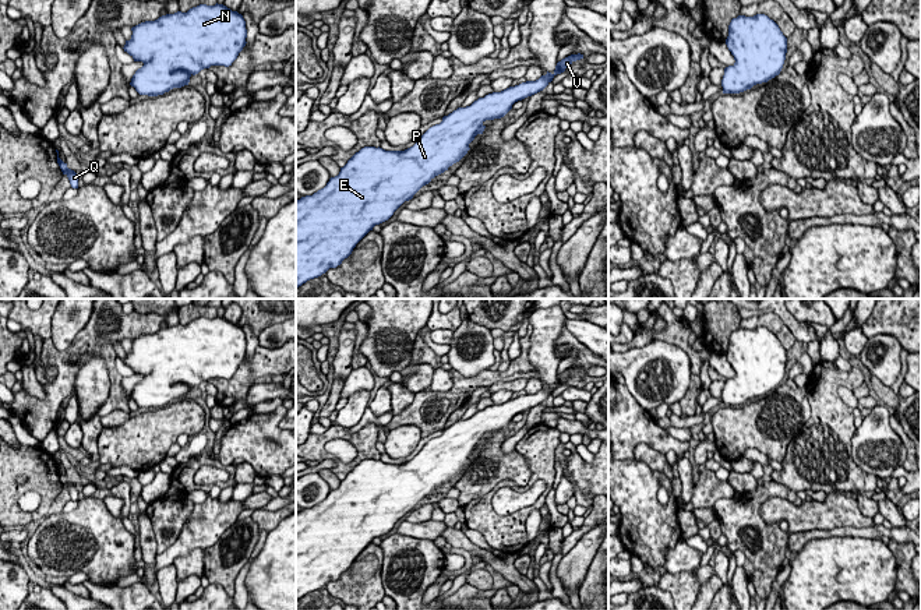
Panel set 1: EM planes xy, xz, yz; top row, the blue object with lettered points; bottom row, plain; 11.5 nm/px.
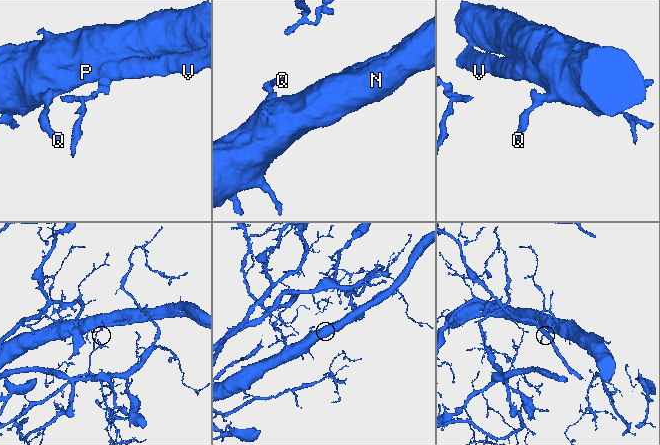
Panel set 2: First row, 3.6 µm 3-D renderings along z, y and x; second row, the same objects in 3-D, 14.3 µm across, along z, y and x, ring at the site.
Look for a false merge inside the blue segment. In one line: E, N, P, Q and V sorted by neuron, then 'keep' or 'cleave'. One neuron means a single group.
E N P Q V; keep

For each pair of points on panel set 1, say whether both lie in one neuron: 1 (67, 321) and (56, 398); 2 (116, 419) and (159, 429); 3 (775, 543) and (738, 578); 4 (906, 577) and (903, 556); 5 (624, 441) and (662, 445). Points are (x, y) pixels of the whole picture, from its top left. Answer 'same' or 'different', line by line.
1: different
2: different
3: different
4: same
5: same

